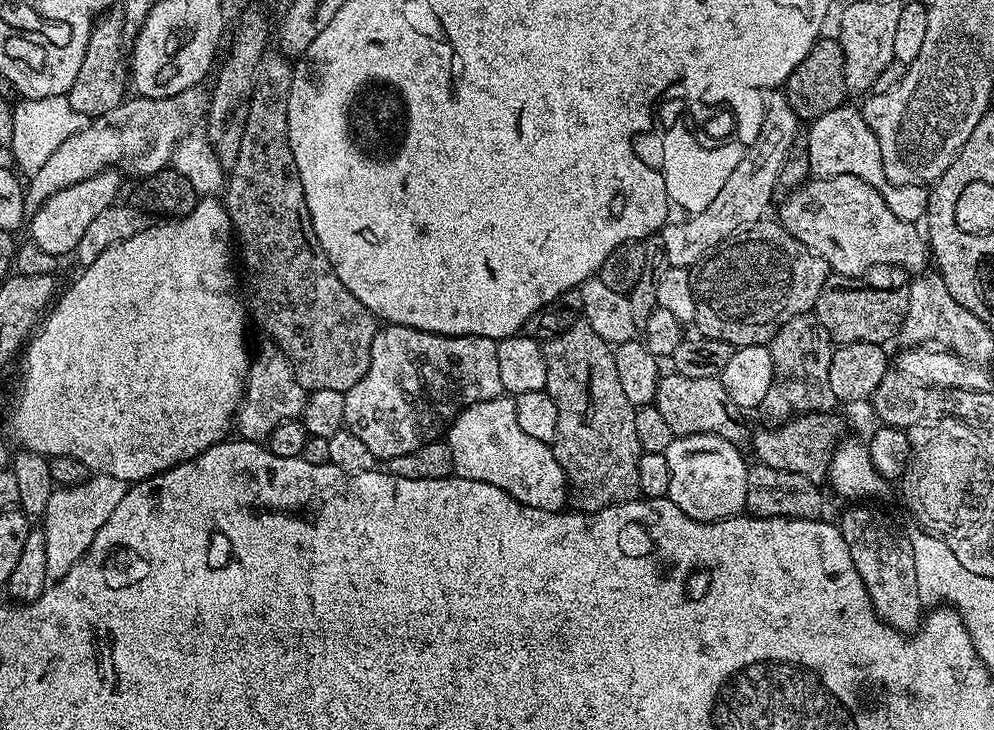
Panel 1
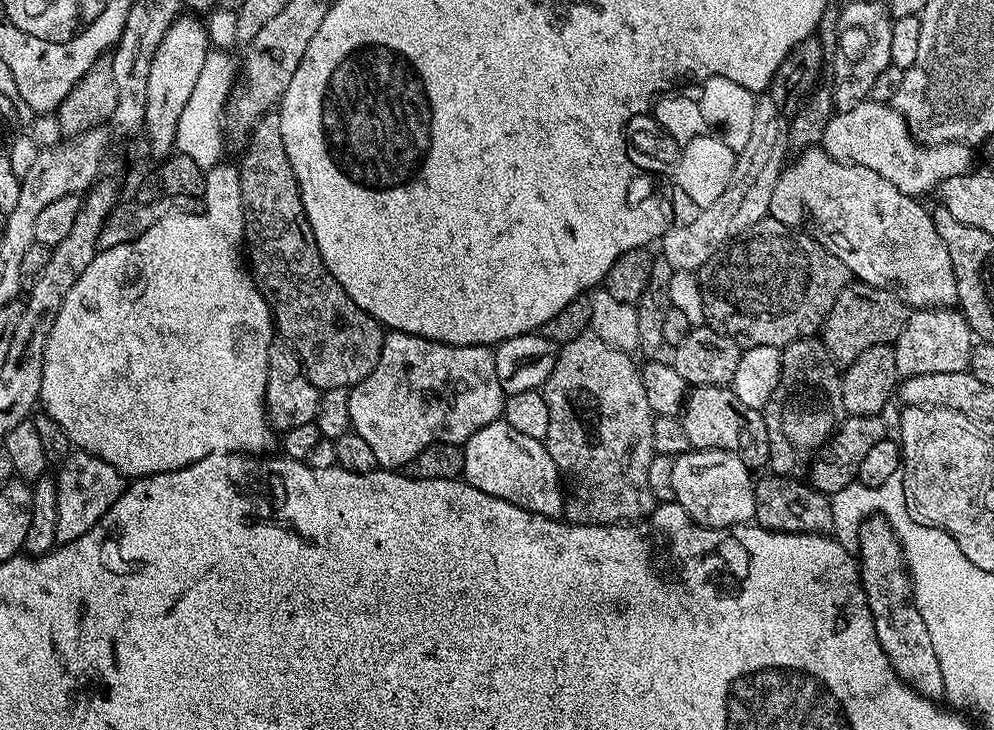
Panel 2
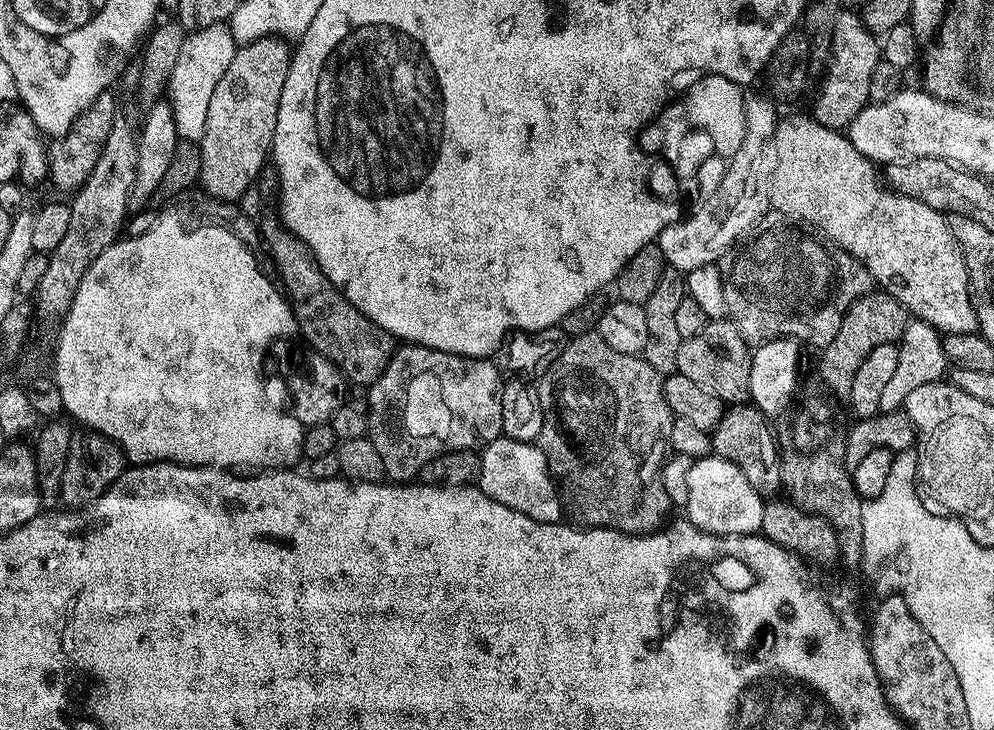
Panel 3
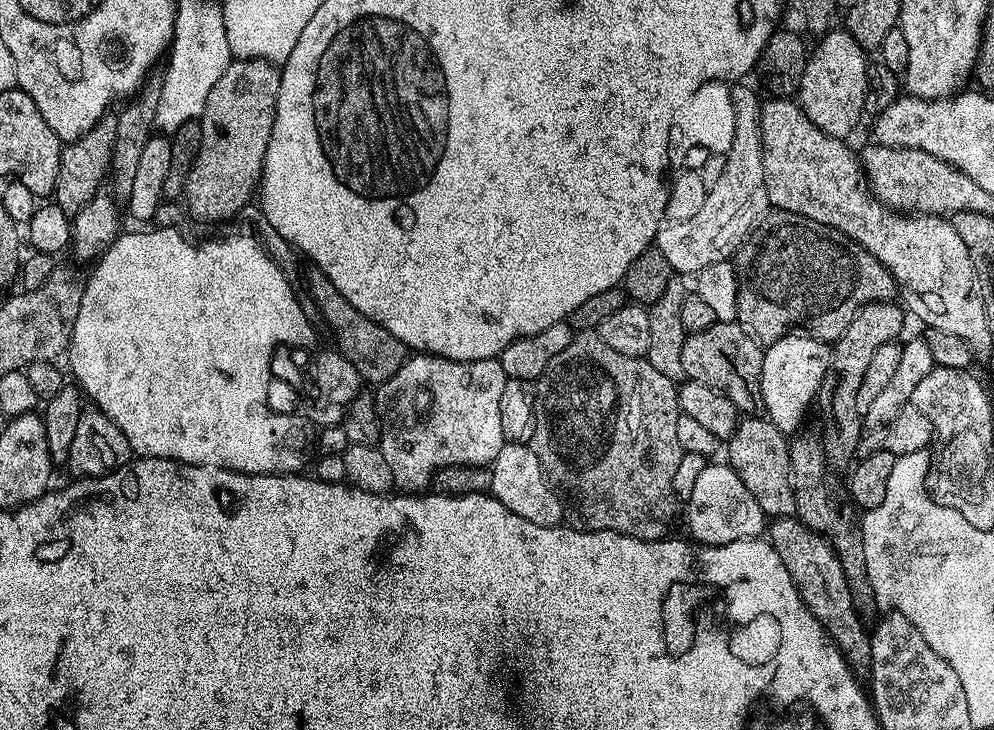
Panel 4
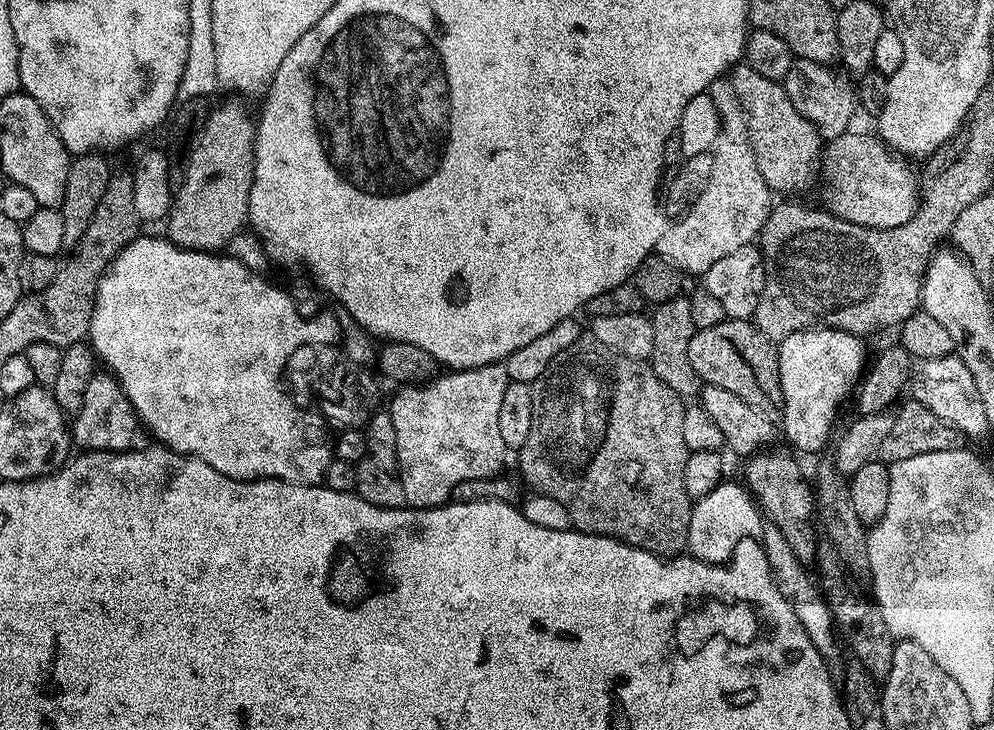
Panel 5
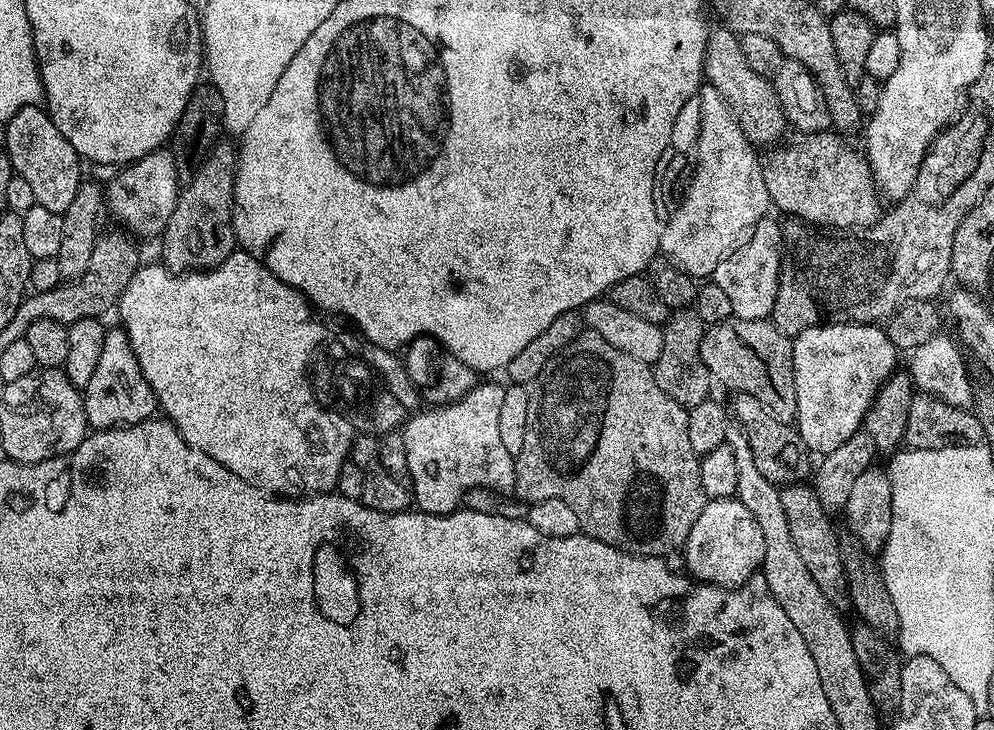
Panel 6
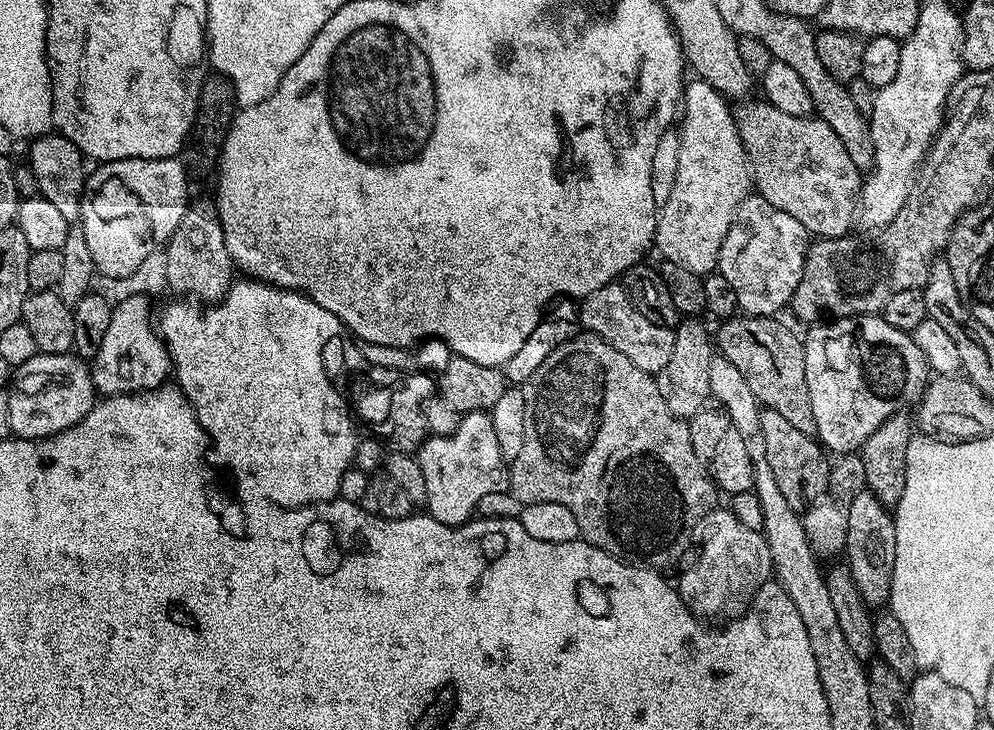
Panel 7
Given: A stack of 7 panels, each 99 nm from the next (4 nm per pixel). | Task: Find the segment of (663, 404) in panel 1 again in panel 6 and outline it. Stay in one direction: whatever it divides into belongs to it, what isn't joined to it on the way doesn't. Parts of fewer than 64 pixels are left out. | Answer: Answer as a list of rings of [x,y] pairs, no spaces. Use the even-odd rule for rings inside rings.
[[[807,483],[790,484],[780,488],[782,506],[786,506],[786,522],[790,525],[790,538],[794,538],[794,547],[798,549],[798,555],[802,557],[802,563],[806,570],[814,577],[814,582],[818,582],[822,594],[836,608],[841,610],[849,607],[848,582],[844,573],[844,550],[842,540],[836,537],[836,532],[832,529],[829,513],[824,511],[824,507],[816,497],[815,487]]]

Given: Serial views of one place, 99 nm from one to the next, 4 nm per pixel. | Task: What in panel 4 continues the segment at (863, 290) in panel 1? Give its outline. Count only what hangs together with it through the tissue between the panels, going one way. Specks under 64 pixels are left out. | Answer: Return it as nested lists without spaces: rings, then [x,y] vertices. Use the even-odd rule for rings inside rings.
[[[879,300],[867,304],[846,326],[843,334],[834,341],[832,361],[824,375],[820,387],[818,408],[824,415],[822,443],[829,465],[833,469],[851,469],[860,446],[860,437],[865,431],[862,409],[858,406],[858,390],[862,390],[862,380],[866,378],[866,368],[870,358],[874,358],[881,346],[893,343],[904,328],[906,312],[899,303]]]

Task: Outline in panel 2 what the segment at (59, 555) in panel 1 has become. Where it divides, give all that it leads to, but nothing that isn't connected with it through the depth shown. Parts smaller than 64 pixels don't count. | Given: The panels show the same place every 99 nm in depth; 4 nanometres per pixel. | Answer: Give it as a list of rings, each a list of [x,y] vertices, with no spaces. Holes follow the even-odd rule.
[[[73,451],[73,456],[60,468],[60,476],[55,477],[58,490],[58,530],[56,538],[60,544],[69,544],[72,540],[82,538],[86,530],[93,528],[101,518],[114,506],[114,502],[123,494],[126,477],[110,462],[91,456],[88,452]]]

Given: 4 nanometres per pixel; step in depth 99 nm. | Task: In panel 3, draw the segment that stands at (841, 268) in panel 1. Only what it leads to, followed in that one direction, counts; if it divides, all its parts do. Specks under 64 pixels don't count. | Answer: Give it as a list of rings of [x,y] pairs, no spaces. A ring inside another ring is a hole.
[[[811,115],[788,116],[785,120],[783,117],[776,125],[776,139],[773,140],[772,145],[776,151],[776,159],[772,170],[774,183],[770,188],[770,208],[773,213],[779,214],[781,217],[793,222],[799,222],[801,225],[815,230],[825,241],[835,245],[839,251],[849,252],[850,255],[872,275],[873,281],[875,281],[883,291],[895,298],[901,306],[908,309],[909,313],[911,313],[915,319],[926,321],[928,325],[936,329],[937,332],[941,334],[947,334],[949,332],[962,334],[963,332],[977,331],[976,311],[972,309],[972,296],[968,293],[966,262],[962,258],[962,250],[958,246],[954,234],[950,234],[950,226],[948,225],[945,213],[926,206],[926,202],[912,200],[908,196],[902,195],[902,193],[889,187],[887,183],[884,183],[885,185],[880,184],[880,176],[876,173],[876,171],[878,171],[877,165],[873,163],[873,161],[866,159],[862,154],[858,154],[858,150],[854,150],[854,146],[849,142],[844,132],[835,128],[822,126]]]

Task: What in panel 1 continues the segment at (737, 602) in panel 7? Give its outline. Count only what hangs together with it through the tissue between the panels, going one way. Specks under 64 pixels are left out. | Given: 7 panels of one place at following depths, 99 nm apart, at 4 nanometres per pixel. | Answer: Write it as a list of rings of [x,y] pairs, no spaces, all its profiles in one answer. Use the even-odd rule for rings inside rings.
[[[699,432],[693,436],[676,436],[664,452],[670,466],[668,499],[695,520],[728,520],[746,509],[746,478],[749,461],[744,461],[741,449],[721,436]]]

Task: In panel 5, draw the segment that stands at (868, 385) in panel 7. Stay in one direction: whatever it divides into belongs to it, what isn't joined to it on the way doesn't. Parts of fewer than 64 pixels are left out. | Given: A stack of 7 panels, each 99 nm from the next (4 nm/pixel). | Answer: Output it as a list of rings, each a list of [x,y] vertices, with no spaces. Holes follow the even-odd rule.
[[[807,328],[779,341],[776,357],[784,408],[782,436],[797,448],[797,453],[823,450],[840,403],[851,392],[853,395],[865,371],[864,344],[860,340],[863,339],[857,333],[844,332],[840,328]]]

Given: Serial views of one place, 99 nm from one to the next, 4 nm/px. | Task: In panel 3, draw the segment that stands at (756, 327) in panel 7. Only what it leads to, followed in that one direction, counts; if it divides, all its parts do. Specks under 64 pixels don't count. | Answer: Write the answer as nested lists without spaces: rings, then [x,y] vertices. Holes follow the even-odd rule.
[[[716,318],[704,325],[702,333],[681,341],[676,371],[725,404],[735,406],[749,399],[751,365],[752,352],[736,324],[727,318]]]

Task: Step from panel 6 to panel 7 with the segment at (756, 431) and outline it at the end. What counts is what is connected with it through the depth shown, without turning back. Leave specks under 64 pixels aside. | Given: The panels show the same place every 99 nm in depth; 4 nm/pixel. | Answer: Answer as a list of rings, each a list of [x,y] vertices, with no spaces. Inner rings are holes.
[[[773,408],[761,411],[760,429],[762,442],[766,446],[766,462],[770,462],[770,470],[774,470],[774,479],[782,489],[786,502],[790,502],[792,508],[799,509],[805,503],[804,496],[814,498],[822,494],[828,485],[830,467],[825,449],[809,433],[797,430],[791,422],[786,422],[786,418],[782,418],[782,414]]]

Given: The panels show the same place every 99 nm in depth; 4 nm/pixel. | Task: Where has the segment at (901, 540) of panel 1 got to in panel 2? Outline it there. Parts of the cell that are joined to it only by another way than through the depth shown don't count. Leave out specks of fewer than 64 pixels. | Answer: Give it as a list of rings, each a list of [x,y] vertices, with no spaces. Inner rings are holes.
[[[879,514],[867,517],[859,528],[860,582],[874,618],[874,634],[878,634],[878,642],[888,656],[890,666],[905,684],[909,684],[921,696],[943,697],[942,666],[938,666],[938,654],[934,654],[930,630],[926,630],[926,622],[922,622],[922,614],[918,614],[912,599],[912,577],[908,575],[900,540],[892,525]]]

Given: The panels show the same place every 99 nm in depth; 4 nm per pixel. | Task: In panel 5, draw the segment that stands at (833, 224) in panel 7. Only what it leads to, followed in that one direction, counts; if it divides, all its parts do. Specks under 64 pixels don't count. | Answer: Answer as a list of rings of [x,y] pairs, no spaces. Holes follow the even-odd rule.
[[[849,130],[838,138],[827,141],[823,149],[826,172],[828,168],[828,176],[832,179],[832,189],[828,192],[828,204],[826,203],[827,211],[846,222],[867,228],[897,228],[910,222],[910,218],[914,218],[916,207],[920,204],[917,173],[915,176],[908,165],[911,163],[901,153],[892,151],[879,135],[867,136],[864,132],[856,131]]]

